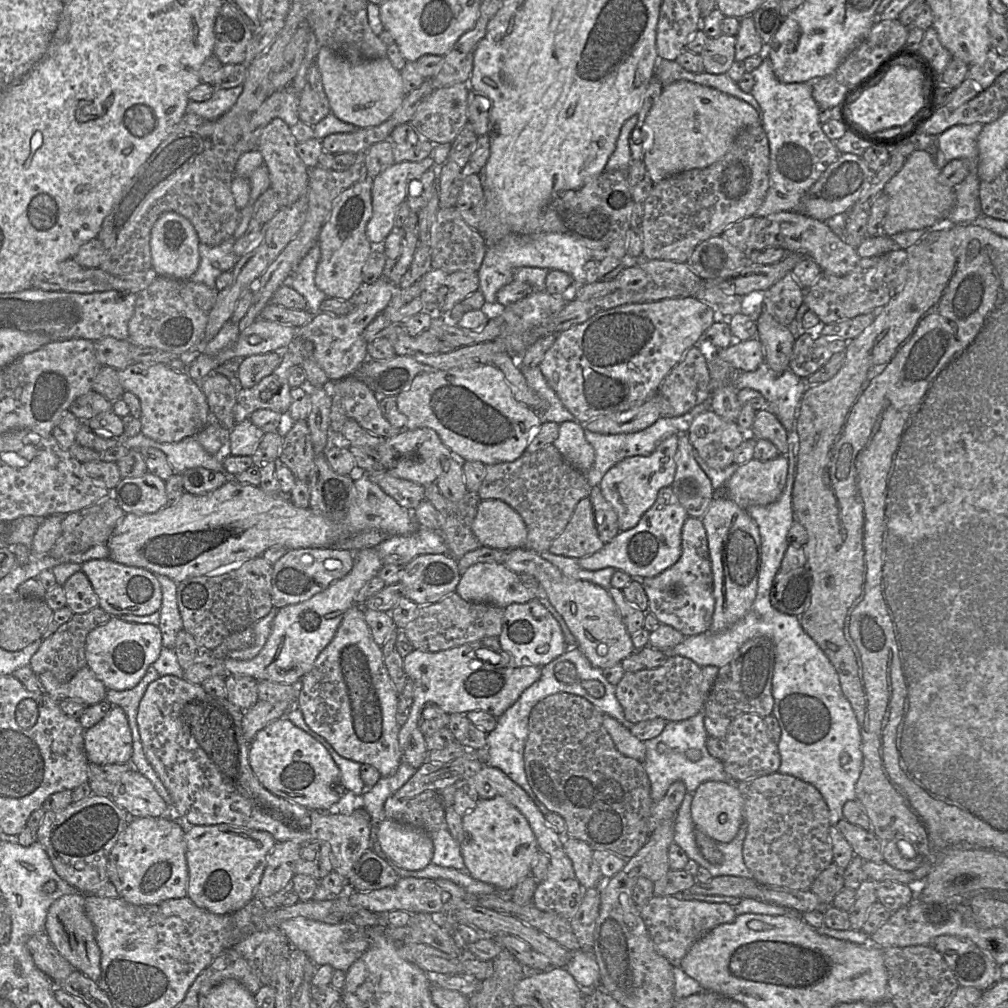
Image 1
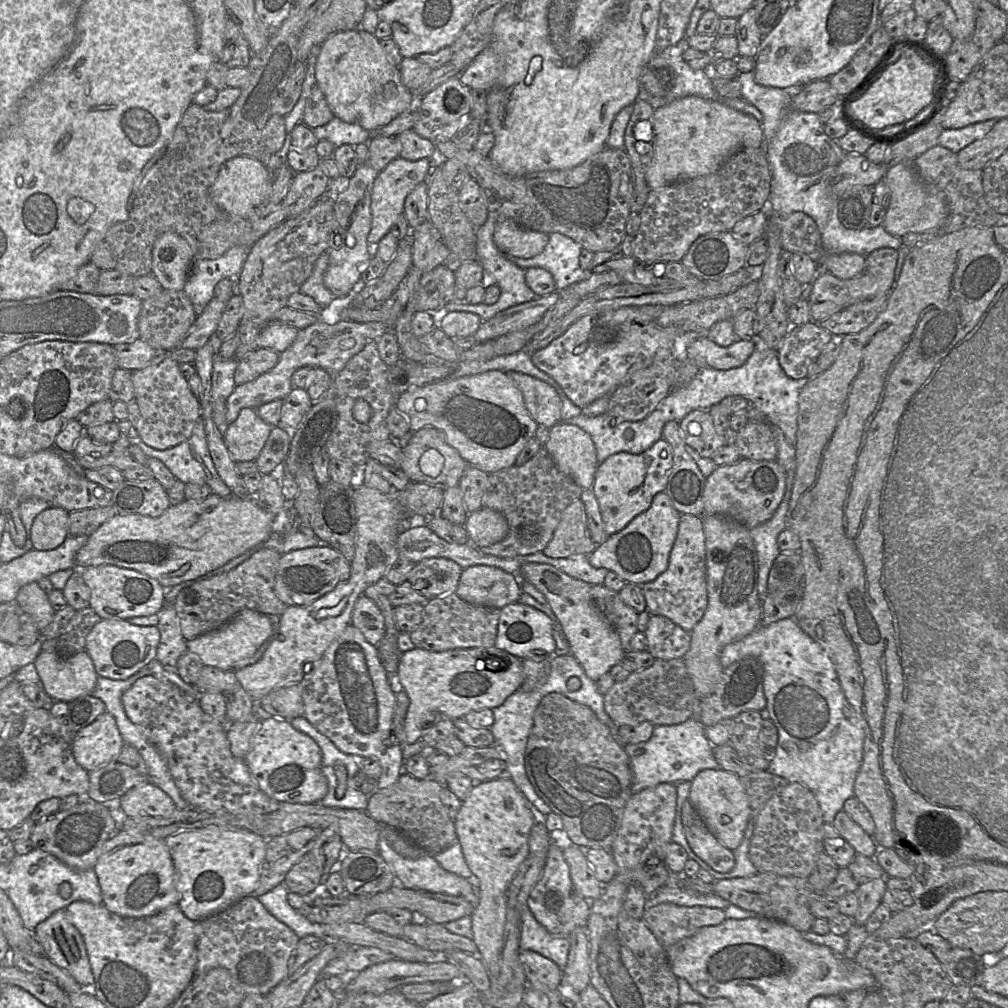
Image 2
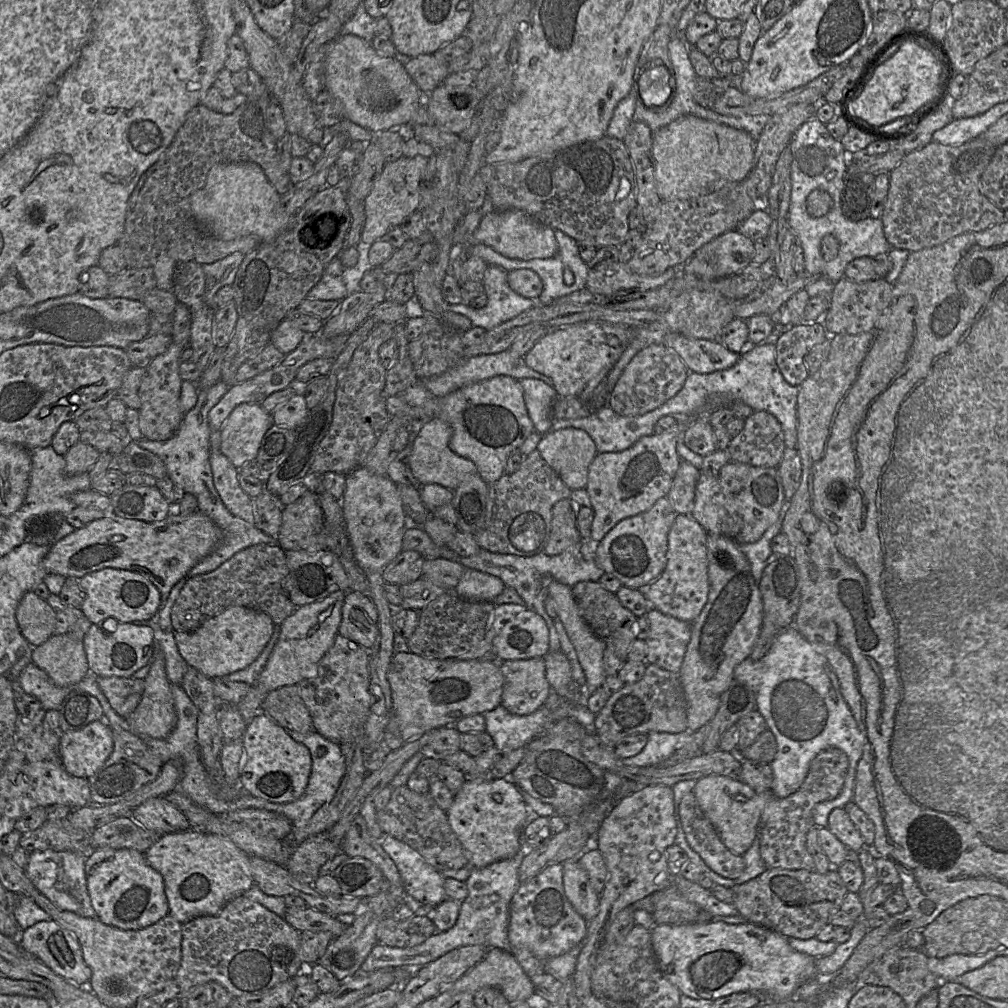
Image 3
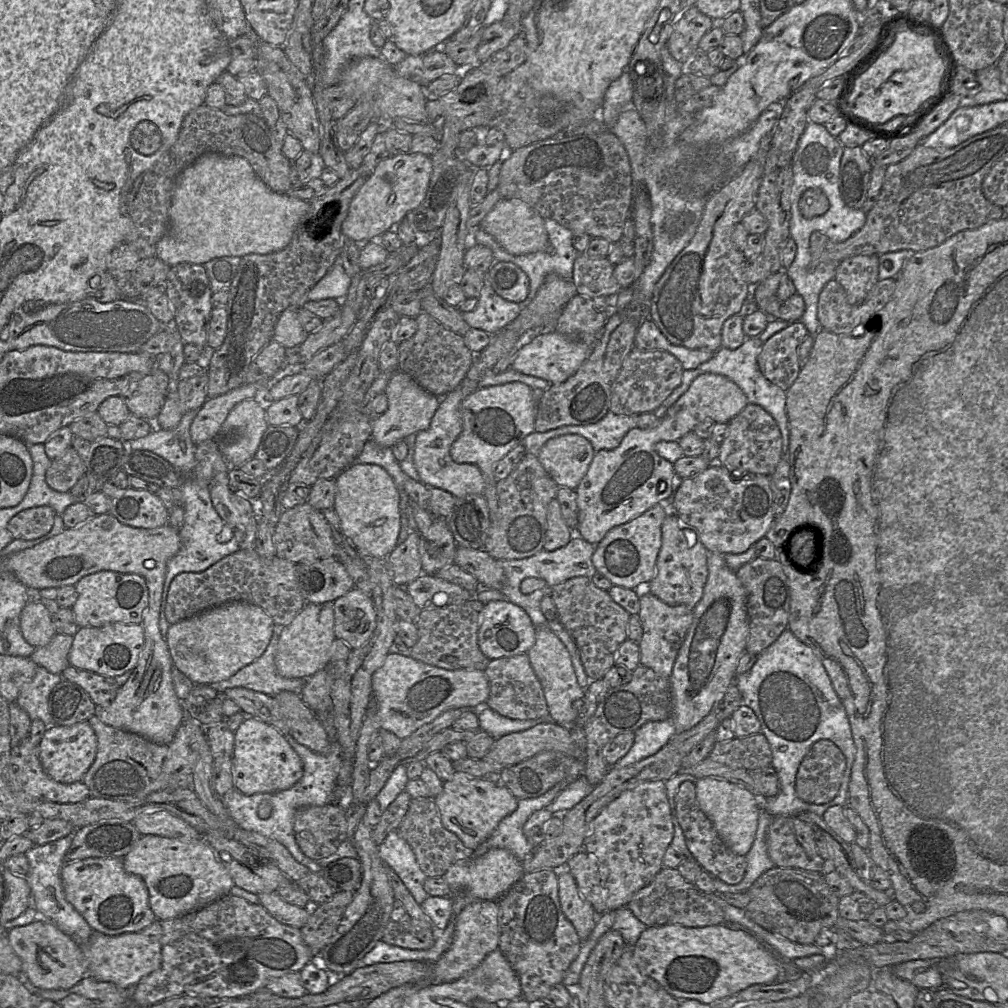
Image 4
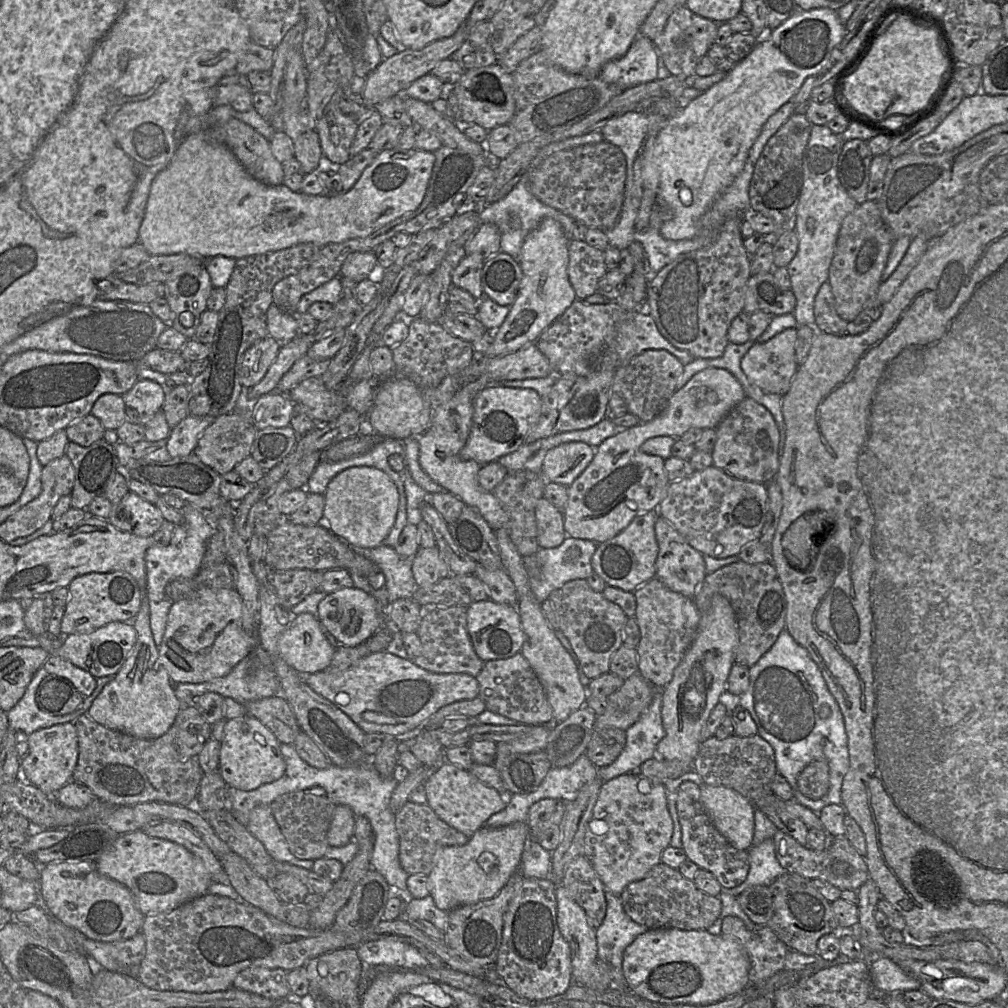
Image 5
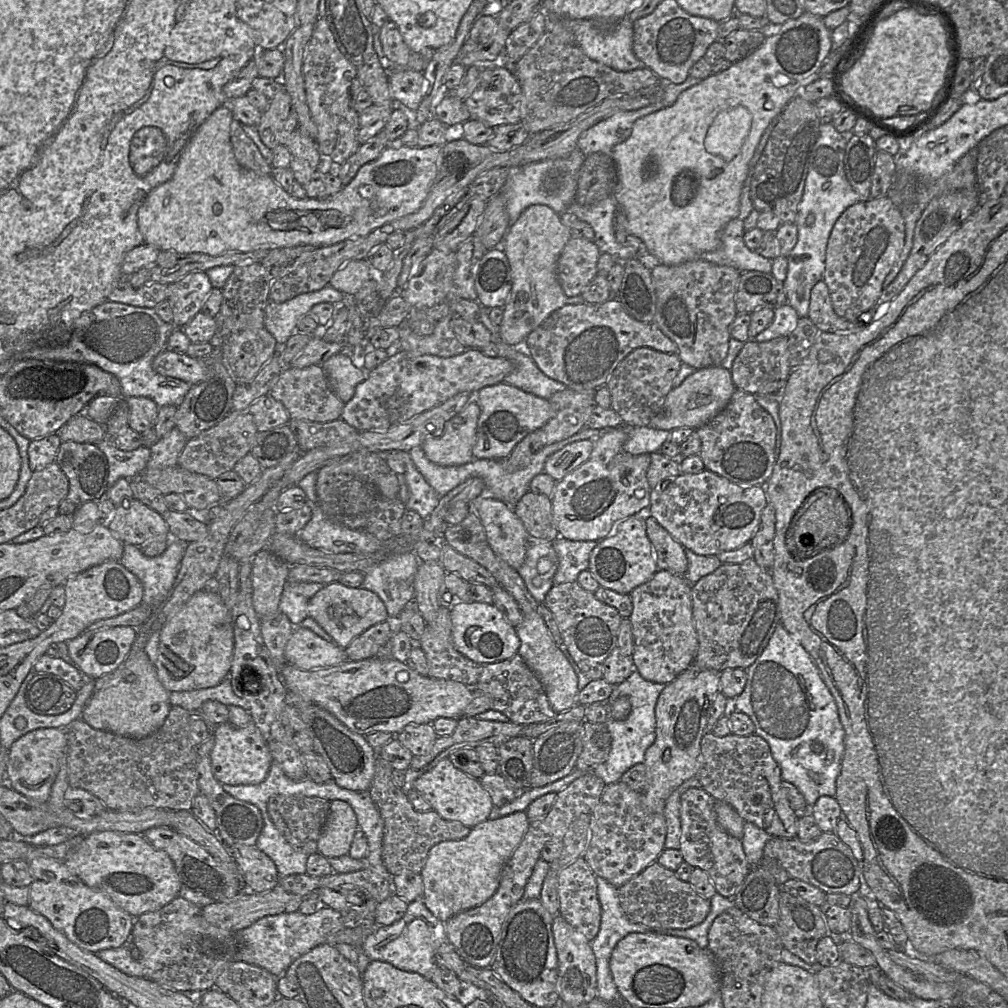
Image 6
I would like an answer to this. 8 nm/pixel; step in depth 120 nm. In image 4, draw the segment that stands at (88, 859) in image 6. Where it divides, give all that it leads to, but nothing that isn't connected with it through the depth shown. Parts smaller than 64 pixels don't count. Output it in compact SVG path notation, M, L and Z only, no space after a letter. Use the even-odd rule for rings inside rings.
M142 835L122 860L127 872L144 880L149 905L160 921L197 910L229 894L235 885L219 856L203 837L182 841L159 835Z

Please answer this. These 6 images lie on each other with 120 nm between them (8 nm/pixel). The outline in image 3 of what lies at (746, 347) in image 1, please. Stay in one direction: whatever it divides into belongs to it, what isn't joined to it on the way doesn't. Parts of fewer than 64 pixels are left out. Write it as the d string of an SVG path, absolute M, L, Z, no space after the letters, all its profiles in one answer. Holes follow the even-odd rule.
M667 331L661 343L674 350L690 372L711 373L736 364L740 353L730 351L721 341L689 338Z

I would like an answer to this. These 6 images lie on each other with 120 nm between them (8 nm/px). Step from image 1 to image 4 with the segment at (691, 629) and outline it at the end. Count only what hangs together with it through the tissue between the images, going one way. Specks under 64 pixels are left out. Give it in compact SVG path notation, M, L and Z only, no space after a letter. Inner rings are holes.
M669 513L661 527L661 548L656 561L656 573L649 582L649 592L670 606L684 605L693 609L700 601L708 577L709 551L698 533L683 523L674 513Z

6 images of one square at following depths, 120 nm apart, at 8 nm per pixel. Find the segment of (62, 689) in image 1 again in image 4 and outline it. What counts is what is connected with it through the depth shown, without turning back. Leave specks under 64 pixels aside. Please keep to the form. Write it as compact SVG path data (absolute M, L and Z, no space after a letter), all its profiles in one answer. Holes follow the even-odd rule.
M55 634L51 641L34 650L31 659L53 674L61 674L70 663L68 655L73 643L73 636L69 634Z

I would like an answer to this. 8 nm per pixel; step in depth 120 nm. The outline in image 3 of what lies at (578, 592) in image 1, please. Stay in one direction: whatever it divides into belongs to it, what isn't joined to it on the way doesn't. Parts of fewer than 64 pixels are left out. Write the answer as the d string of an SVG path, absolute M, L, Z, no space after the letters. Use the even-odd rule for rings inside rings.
M544 575L541 583L549 596L551 596L551 598L554 600L557 610L557 617L562 622L566 633L575 648L578 660L584 671L587 689L590 693L593 693L601 686L605 677L607 676L603 667L605 643L592 631L590 626L584 620L570 586L557 581L551 575Z

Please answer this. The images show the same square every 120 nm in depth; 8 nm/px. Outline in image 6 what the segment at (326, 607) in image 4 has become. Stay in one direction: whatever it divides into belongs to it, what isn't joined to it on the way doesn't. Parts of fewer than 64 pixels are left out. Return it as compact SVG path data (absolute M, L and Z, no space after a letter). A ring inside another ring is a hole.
M295 626L285 646L288 664L301 670L315 670L339 665L347 660L345 650L311 630Z

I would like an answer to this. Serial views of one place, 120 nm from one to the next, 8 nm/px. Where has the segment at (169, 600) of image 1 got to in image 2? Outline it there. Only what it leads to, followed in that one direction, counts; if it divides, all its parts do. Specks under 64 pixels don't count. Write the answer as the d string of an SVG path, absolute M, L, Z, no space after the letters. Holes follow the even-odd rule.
M165 603L159 613L156 626L160 632L155 660L163 666L176 667L179 657L187 651L186 639L183 637L180 620L172 603Z

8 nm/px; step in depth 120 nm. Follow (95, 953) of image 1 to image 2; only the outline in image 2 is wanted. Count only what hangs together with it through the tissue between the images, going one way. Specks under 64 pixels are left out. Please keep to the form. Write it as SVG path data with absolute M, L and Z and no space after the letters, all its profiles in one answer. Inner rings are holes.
M65 908L40 922L34 931L44 948L45 957L66 970L78 983L93 984L94 977L83 937L68 921Z

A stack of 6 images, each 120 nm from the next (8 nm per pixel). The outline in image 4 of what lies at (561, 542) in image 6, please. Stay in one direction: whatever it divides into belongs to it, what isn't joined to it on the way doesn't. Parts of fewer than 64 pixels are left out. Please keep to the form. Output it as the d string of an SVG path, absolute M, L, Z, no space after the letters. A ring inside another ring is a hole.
M583 538L571 539L569 543L555 551L542 550L539 553L523 559L497 560L502 567L506 581L501 592L509 602L521 607L531 618L535 627L548 626L548 620L541 611L541 600L545 596L550 596L552 589L558 584L575 577L592 578L597 570L592 563L592 555L596 545L593 545ZM526 578L539 578L546 581L546 586L530 594L523 594L520 586Z

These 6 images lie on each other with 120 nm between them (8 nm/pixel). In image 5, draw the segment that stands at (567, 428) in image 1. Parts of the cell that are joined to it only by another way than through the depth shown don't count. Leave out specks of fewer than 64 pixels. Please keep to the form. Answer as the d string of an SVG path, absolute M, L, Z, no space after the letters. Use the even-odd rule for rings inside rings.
M568 442L549 450L544 458L542 474L548 482L569 487L587 468L595 449L584 442Z

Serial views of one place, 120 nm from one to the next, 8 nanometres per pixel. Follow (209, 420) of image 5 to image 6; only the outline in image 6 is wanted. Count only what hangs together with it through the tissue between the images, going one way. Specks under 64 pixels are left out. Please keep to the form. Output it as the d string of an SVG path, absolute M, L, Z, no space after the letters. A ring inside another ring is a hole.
M175 427L150 447L151 455L145 471L161 470L176 465L187 441L186 436Z

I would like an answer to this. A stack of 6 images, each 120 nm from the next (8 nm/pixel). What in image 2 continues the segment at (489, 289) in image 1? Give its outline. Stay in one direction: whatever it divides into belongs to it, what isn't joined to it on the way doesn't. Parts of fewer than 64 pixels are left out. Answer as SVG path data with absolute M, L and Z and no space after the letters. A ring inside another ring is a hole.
M555 232L549 234L549 241L546 247L537 256L533 258L520 258L506 255L506 257L511 262L525 270L528 268L540 267L549 271L555 280L556 290L560 291L565 290L567 287L587 280L591 277L592 272L590 270L582 269L580 265L580 254L582 249L583 247L579 243L561 233Z

